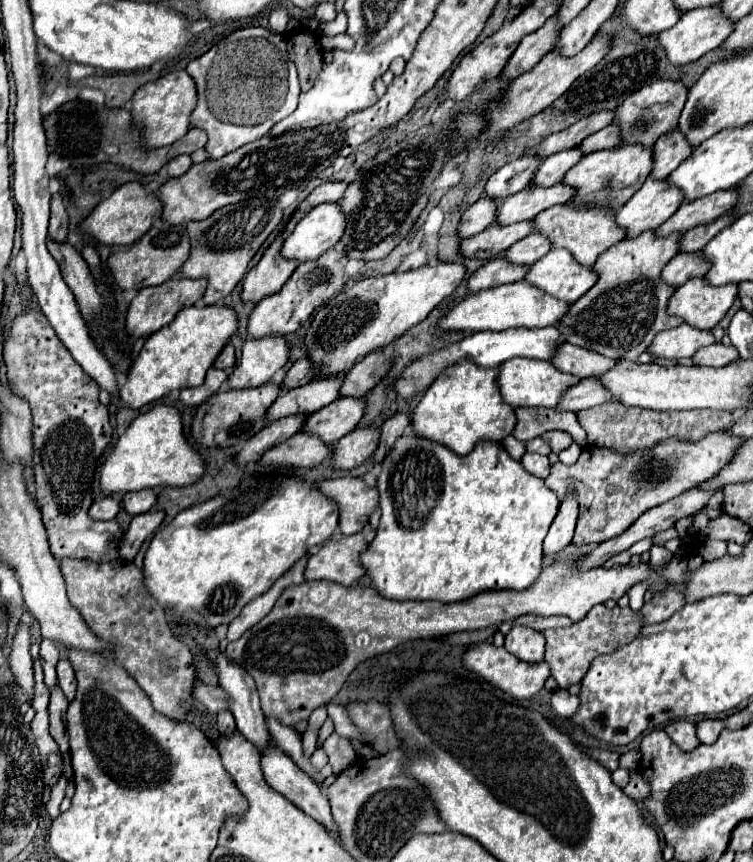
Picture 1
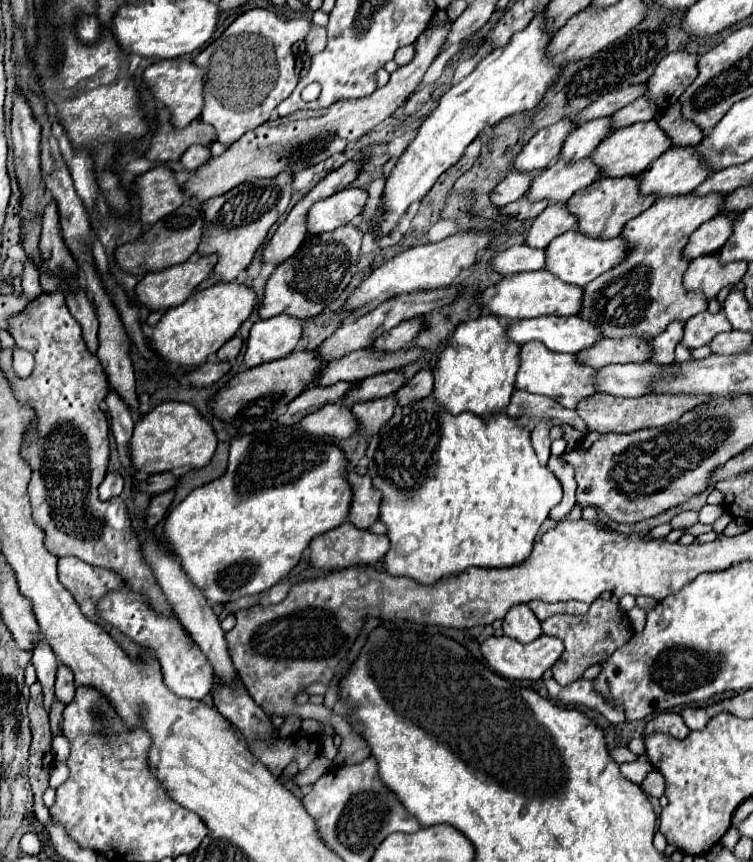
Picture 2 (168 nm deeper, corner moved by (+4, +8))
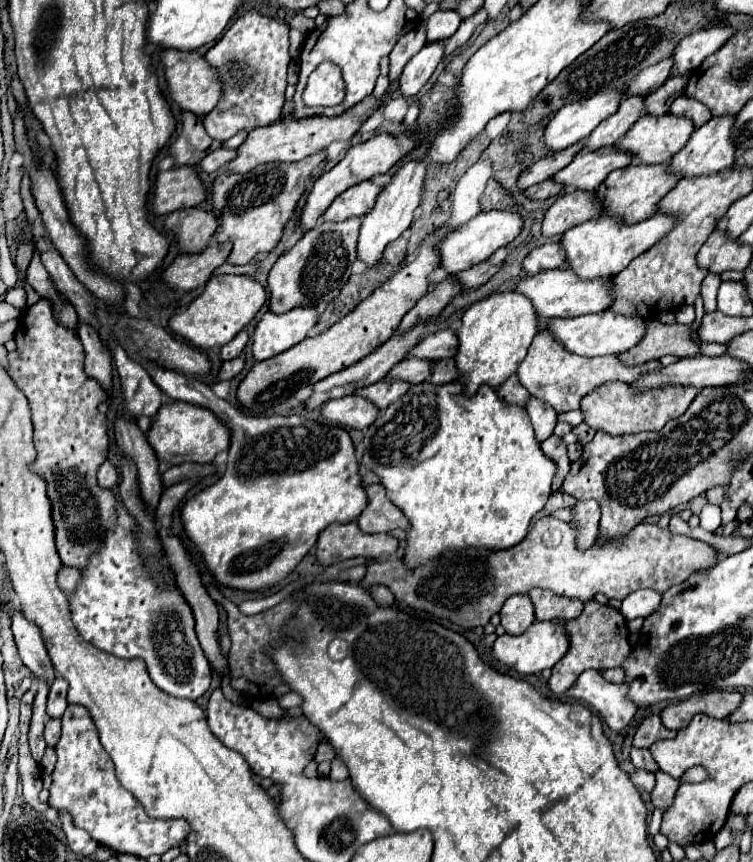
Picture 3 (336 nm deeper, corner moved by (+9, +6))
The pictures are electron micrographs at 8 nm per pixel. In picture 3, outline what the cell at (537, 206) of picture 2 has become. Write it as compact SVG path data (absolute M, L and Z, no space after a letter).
M544 180L544 182L540 182L540 184L534 184L534 186L530 186L528 190L526 190L526 196L530 198L530 200L546 200L546 198L550 198L550 196L558 196L560 192L562 192L562 184L558 184L556 180Z

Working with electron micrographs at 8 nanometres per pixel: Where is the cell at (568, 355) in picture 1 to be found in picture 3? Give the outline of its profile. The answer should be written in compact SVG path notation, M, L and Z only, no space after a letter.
M650 320L646 336L630 350L620 356L624 364L638 366L648 360L662 358L666 354L678 356L678 358L694 358L700 356L700 342L694 342L692 332L698 332L698 328L692 328L692 324L662 324L660 320Z

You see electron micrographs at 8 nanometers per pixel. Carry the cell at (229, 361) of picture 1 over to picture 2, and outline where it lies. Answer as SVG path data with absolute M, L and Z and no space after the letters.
M233 336L231 340L227 340L221 348L219 348L219 352L217 352L217 358L219 360L235 360L237 358L237 354L241 352L241 338L239 336Z

